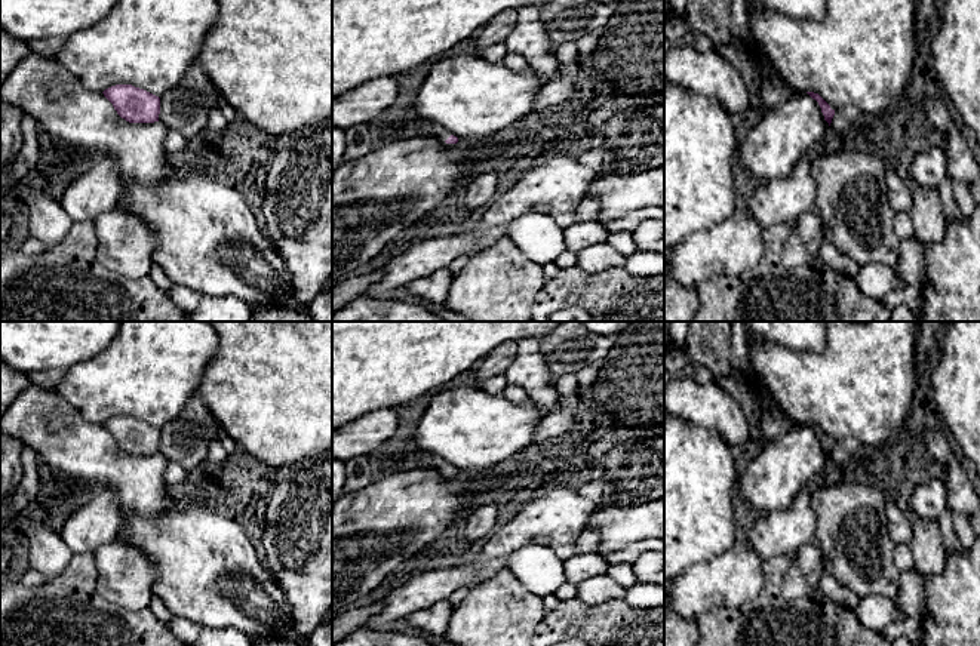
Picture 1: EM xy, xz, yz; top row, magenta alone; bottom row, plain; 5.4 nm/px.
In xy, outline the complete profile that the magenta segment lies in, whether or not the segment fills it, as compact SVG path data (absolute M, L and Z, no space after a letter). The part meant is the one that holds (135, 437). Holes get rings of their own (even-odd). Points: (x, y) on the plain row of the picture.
M116 416L105 421L104 428L117 446L129 455L159 453L160 430L132 416Z

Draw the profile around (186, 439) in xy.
M194 394L182 412L160 430L159 453L191 473L205 462L209 444L218 442L222 431L203 399Z

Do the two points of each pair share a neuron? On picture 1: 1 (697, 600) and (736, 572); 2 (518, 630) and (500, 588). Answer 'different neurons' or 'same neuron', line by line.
1: same neuron
2: same neuron

